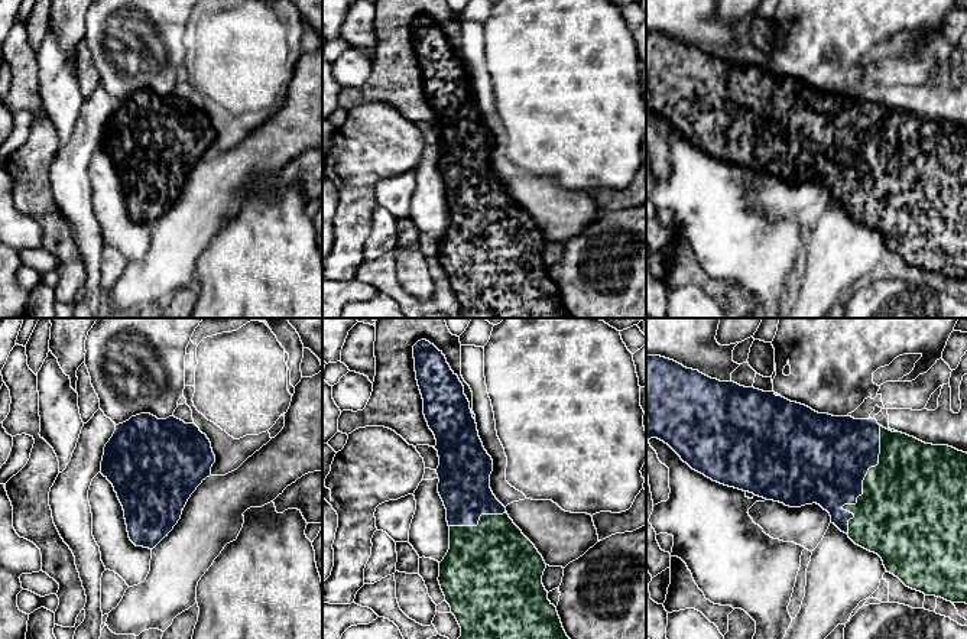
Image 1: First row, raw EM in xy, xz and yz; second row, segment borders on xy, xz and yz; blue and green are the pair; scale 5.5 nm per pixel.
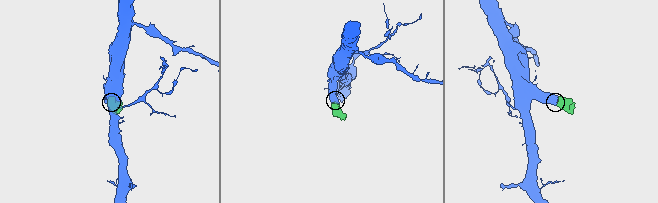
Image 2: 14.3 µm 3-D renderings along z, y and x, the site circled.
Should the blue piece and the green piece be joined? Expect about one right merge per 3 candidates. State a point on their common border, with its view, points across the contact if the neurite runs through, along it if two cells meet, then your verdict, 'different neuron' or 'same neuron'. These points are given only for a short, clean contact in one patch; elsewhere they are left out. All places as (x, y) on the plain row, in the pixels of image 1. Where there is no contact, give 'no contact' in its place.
contact yz (862, 161); same neuron

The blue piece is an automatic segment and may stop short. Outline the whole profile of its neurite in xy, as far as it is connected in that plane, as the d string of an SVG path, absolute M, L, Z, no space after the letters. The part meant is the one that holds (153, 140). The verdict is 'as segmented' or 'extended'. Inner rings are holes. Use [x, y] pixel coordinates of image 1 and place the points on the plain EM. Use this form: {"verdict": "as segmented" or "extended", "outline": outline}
{"verdict": "as segmented", "outline": "M140 90L116 101L113 113L104 123L100 149L113 160L117 169L124 186L130 217L136 223L153 226L178 200L191 171L211 152L214 139L215 132L211 119L195 100L185 100L175 93L158 95L150 90Z"}

